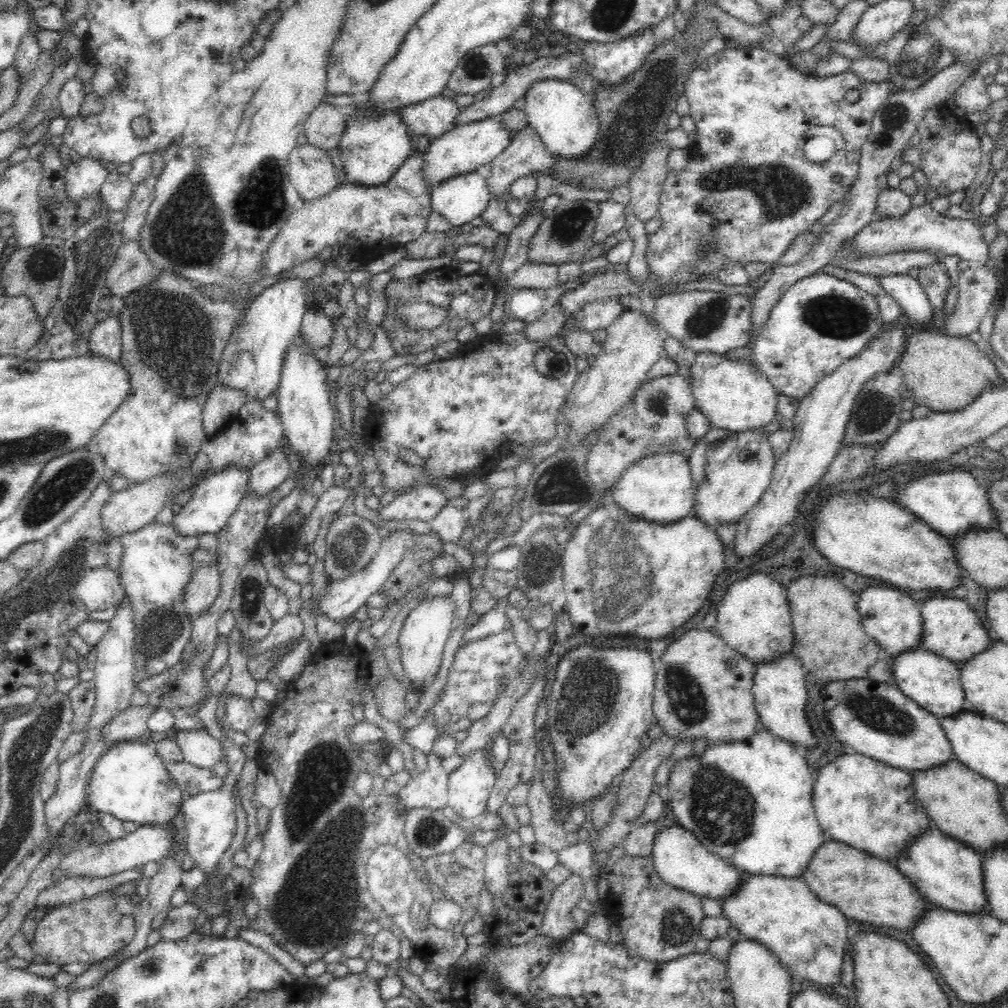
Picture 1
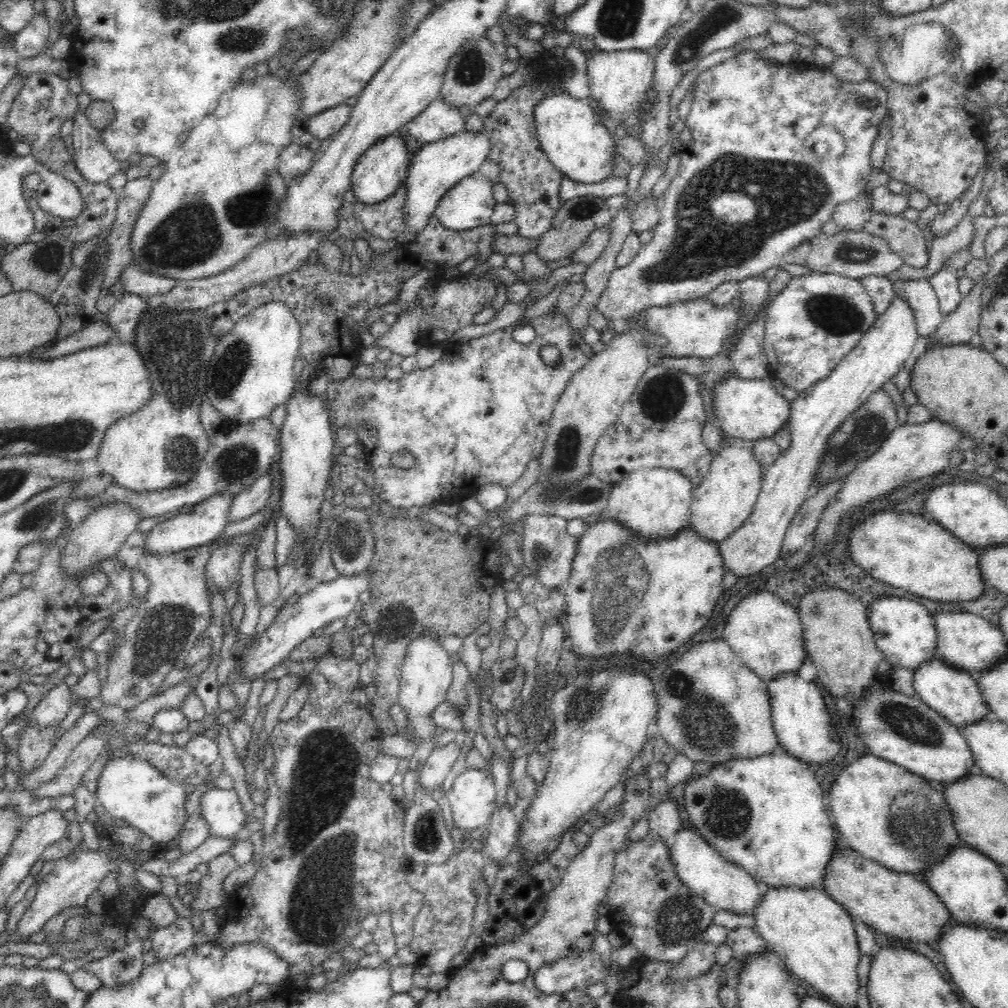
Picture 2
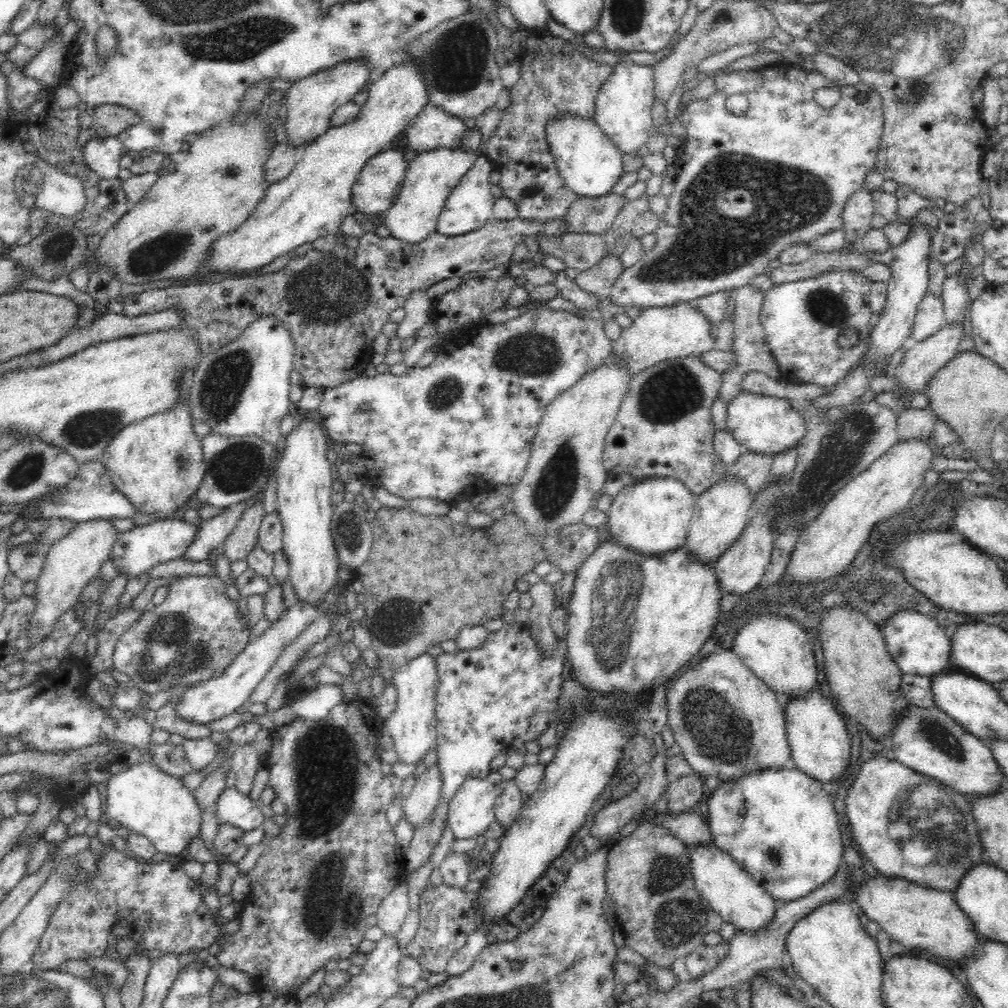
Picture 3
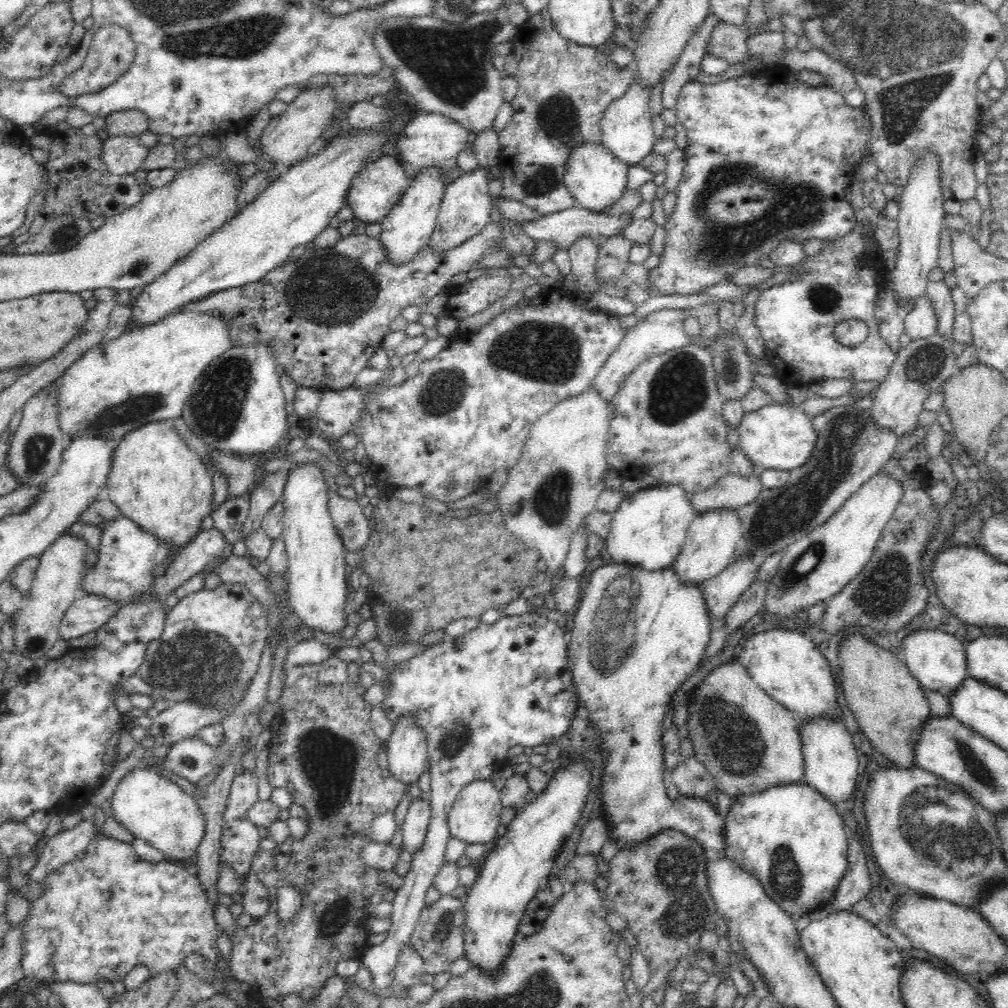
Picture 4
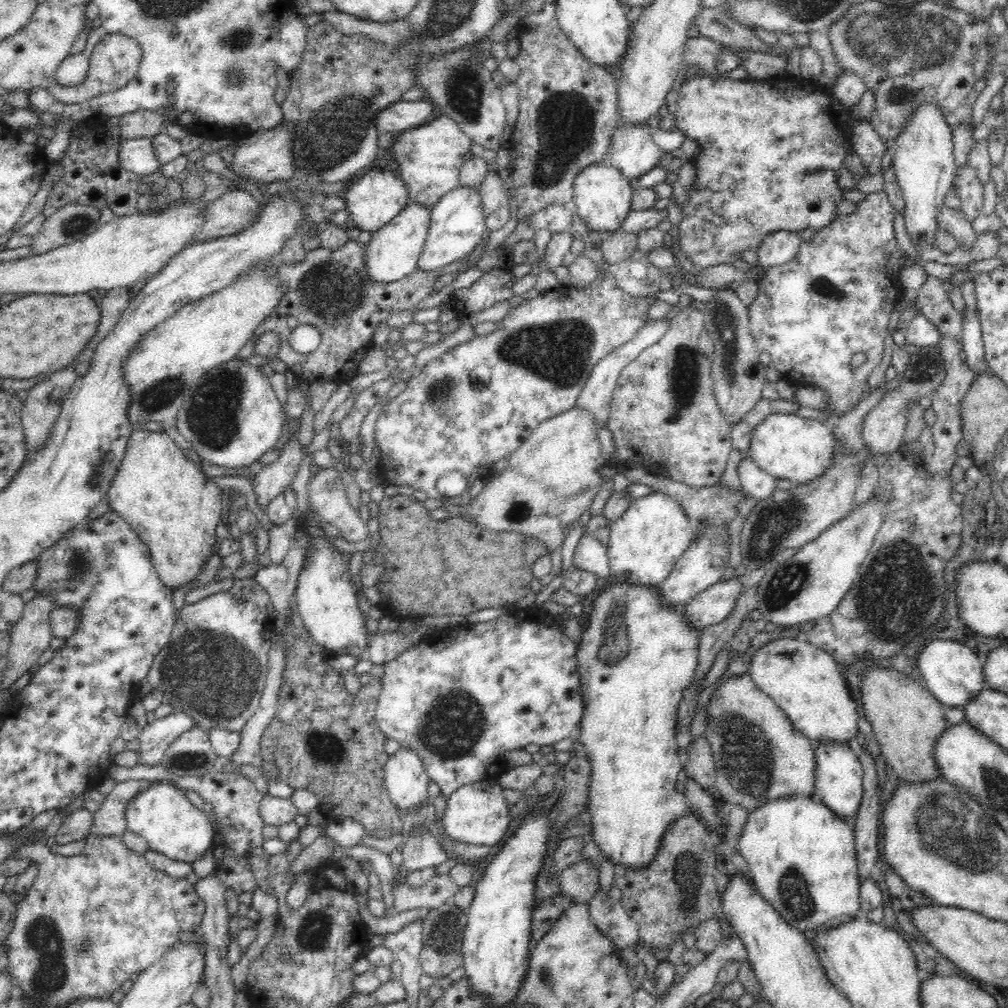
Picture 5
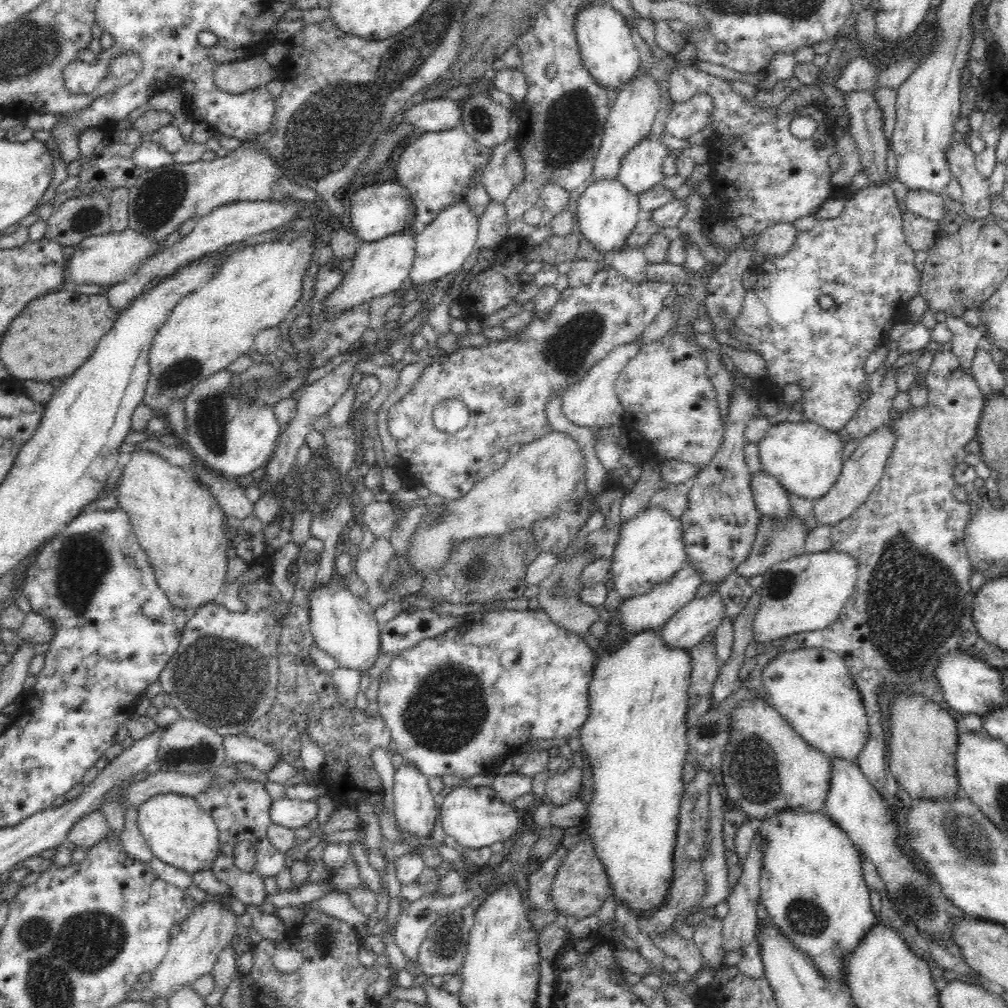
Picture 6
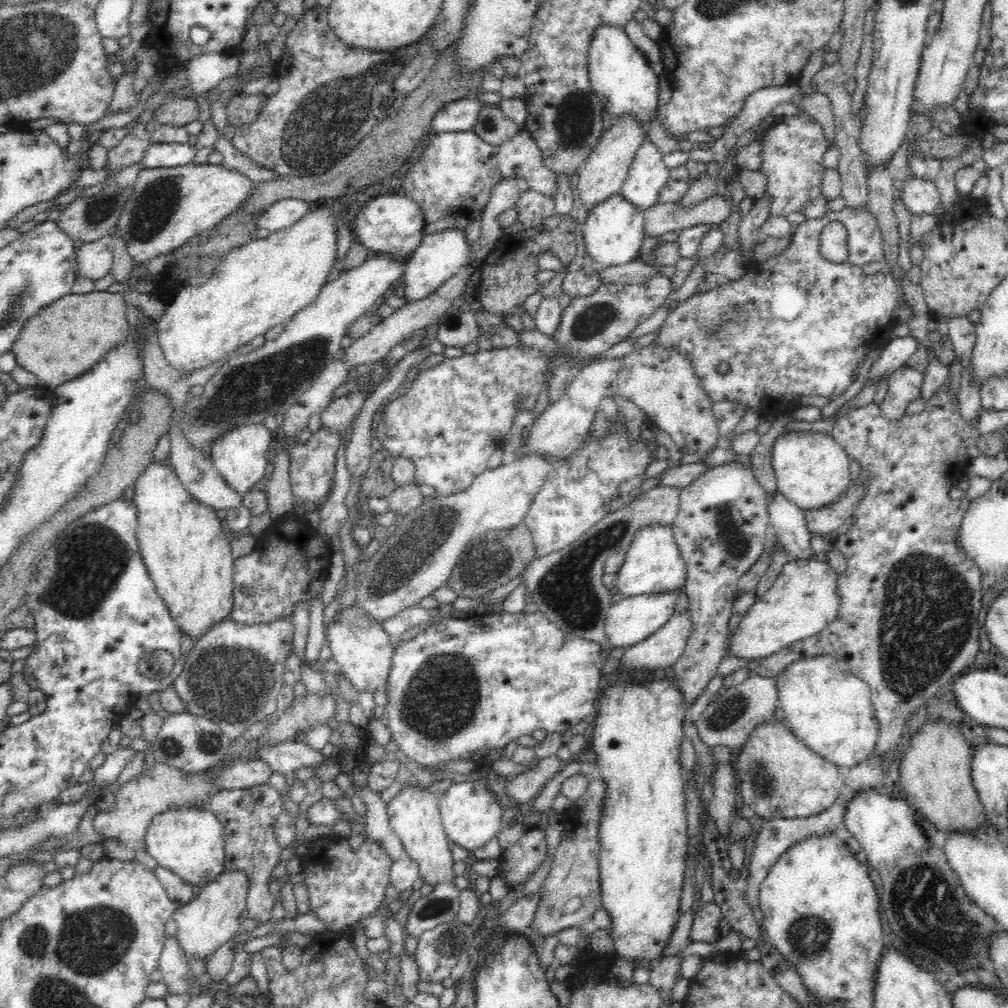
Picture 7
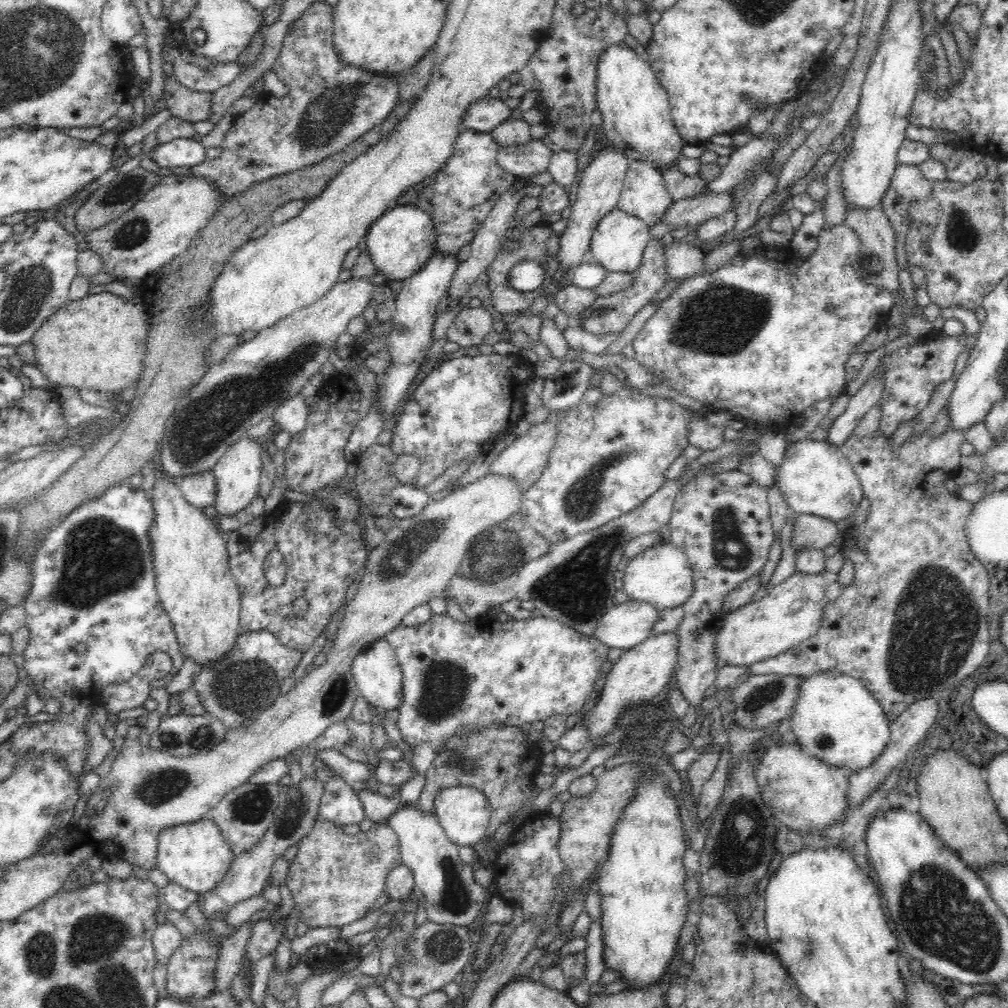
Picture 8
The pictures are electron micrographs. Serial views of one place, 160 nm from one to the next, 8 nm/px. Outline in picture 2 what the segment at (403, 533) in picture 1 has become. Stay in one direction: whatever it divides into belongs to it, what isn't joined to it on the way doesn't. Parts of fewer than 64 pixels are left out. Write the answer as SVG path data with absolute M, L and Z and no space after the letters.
M367 571L350 576L340 575L334 580L316 583L308 594L301 596L296 604L282 608L280 615L276 616L270 627L261 634L258 644L248 650L248 654L244 656L244 668L240 670L240 674L250 680L252 676L270 671L273 666L289 657L294 646L316 635L331 622L345 619L354 612L354 606L359 602L361 594L370 590L370 583L371 576Z

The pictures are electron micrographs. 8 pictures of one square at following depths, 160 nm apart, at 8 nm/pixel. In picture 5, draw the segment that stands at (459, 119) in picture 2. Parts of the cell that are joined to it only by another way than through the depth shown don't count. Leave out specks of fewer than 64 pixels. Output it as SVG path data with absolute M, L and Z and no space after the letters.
M436 114L428 123L402 131L394 144L394 156L400 164L398 174L408 190L409 200L432 208L440 198L460 185L462 164L469 160L471 139L448 116Z

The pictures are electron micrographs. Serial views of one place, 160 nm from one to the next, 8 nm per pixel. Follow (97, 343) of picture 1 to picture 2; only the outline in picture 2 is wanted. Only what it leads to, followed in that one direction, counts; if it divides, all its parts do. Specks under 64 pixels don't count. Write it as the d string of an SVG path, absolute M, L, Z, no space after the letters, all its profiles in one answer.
M125 293L122 299L106 314L106 323L112 327L112 338L109 342L132 343L134 328L138 318L151 306L151 298Z

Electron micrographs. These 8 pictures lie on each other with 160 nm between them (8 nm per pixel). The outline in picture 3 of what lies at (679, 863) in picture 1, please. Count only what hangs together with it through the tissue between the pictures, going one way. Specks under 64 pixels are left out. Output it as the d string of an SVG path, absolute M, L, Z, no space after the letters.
M714 843L696 844L689 847L692 880L702 899L715 910L723 920L731 922L742 930L760 930L766 922L772 920L775 898L765 891L754 877L746 870L736 865L734 859Z

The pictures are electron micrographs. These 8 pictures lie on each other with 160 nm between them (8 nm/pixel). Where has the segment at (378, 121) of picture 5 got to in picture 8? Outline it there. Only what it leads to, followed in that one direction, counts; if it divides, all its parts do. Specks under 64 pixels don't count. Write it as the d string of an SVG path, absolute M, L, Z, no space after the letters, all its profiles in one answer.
M493 93L474 100L472 105L468 106L461 119L461 127L466 130L490 133L496 126L515 116L515 113Z

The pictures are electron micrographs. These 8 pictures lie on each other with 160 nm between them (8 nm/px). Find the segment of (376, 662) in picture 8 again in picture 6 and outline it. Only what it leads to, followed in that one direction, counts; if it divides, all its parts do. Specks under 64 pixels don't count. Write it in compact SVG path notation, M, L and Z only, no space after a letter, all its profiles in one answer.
M340 577L330 578L328 584L321 585L320 587L315 584L313 592L309 595L309 626L319 650L332 656L340 667L358 670L364 675L372 667L378 654L380 654L379 631L381 630L381 625L378 624L375 618L375 610L364 599L356 597L347 584L348 581Z

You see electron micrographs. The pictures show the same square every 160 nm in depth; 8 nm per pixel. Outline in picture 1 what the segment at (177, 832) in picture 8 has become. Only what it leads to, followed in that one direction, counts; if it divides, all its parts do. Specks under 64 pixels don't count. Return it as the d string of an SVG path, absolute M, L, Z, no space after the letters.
M150 737L110 746L96 760L86 790L90 812L109 812L120 820L140 825L170 823L181 807L183 791L170 776Z

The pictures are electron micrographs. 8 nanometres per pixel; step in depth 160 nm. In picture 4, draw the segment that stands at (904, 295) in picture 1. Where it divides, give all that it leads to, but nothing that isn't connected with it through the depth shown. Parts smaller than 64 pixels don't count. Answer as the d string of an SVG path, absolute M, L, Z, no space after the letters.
M920 297L907 314L903 314L905 333L911 340L926 338L937 332L937 316L929 298Z

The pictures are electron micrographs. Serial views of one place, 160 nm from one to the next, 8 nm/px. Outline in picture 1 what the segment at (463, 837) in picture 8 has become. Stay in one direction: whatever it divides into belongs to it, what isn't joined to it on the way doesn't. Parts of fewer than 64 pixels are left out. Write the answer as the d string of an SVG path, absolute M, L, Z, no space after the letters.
M490 745L463 754L461 764L448 774L447 804L453 808L456 814L474 821L482 818L488 796L497 779L494 773L496 767L498 764L492 755Z

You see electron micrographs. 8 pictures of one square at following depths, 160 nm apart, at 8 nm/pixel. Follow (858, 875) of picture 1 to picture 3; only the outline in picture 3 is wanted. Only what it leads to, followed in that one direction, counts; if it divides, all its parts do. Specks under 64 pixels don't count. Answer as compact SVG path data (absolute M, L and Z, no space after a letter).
M877 873L864 883L860 883L852 896L859 910L868 915L870 920L878 923L891 940L898 940L905 946L908 953L913 948L922 948L942 958L961 962L972 956L978 950L980 940L984 939L976 931L974 923L966 917L966 913L958 907L951 891Z

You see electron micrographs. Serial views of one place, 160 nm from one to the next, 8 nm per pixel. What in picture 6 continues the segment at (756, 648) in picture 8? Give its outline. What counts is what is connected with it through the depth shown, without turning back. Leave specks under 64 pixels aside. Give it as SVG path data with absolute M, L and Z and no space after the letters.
M830 548L805 552L770 566L761 574L763 581L758 589L760 607L754 622L755 639L769 645L782 636L831 626L854 593L858 563L855 556Z

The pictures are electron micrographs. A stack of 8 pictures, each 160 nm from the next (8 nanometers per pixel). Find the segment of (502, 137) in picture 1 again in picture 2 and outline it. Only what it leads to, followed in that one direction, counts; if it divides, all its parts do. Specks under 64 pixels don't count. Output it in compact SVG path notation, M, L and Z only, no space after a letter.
M466 128L449 138L422 146L416 152L416 156L411 157L404 183L408 189L408 199L405 206L405 221L408 230L419 233L427 225L436 204L440 202L444 194L460 180L479 171L479 166L488 160L488 154L491 152L492 137L485 130L482 133L472 133Z

